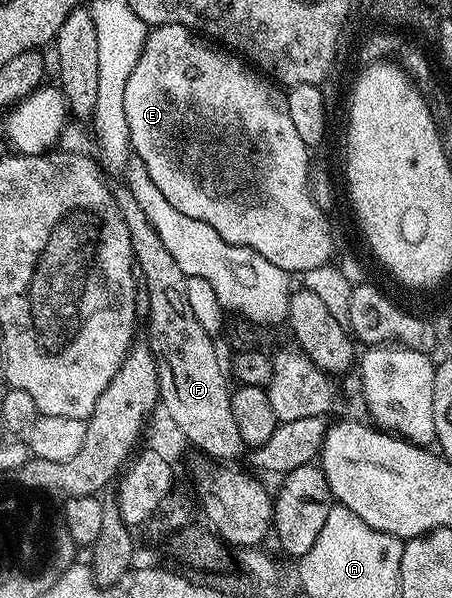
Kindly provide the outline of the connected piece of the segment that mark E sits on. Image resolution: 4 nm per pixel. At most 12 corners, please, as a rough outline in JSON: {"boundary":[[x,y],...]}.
{"boundary":[[182,25],[126,81],[178,213],[303,273],[333,262],[277,84]]}

